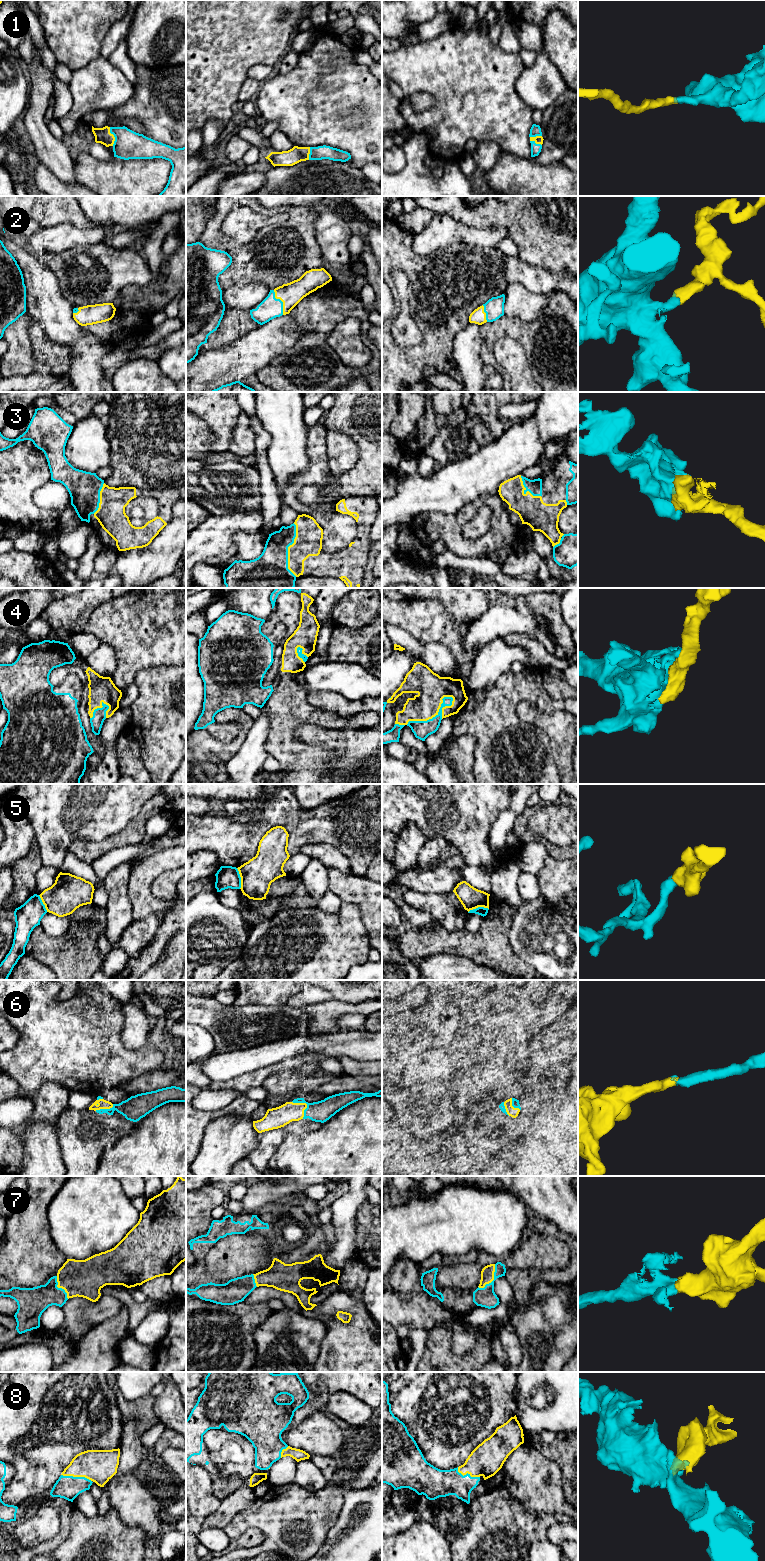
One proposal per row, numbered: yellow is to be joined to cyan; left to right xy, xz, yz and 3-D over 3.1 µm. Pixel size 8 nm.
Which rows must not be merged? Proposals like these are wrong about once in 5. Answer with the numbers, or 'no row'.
5

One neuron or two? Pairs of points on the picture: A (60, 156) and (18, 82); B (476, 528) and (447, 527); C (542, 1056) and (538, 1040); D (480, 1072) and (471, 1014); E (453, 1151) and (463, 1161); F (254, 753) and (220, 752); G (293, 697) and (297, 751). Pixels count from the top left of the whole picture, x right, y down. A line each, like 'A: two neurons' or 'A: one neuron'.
A: two neurons
B: two neurons
C: one neuron
D: one neuron
E: one neuron
F: two neurons
G: one neuron

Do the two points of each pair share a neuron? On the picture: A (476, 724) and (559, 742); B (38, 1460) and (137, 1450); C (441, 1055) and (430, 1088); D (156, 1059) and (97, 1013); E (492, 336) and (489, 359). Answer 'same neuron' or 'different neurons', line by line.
A: different neurons
B: different neurons
C: same neuron
D: same neuron
E: same neuron

